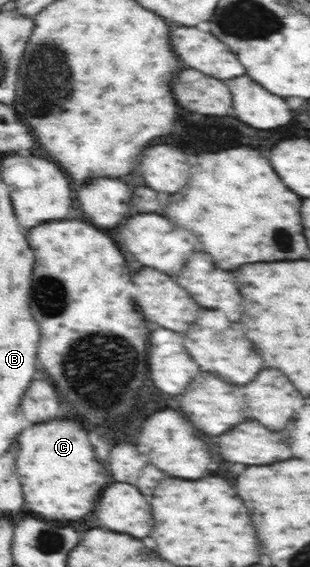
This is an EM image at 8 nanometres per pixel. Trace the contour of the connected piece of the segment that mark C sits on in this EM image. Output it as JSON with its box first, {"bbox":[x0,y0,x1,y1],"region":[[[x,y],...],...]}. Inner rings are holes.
{"bbox":[16,418,108,522],"region":[[[52,418],[36,424],[24,425],[24,432],[17,436],[16,471],[18,471],[25,502],[30,512],[62,522],[76,522],[90,514],[100,498],[102,488],[108,484],[108,470],[94,456],[88,442],[88,432],[76,428],[74,420]]]}

